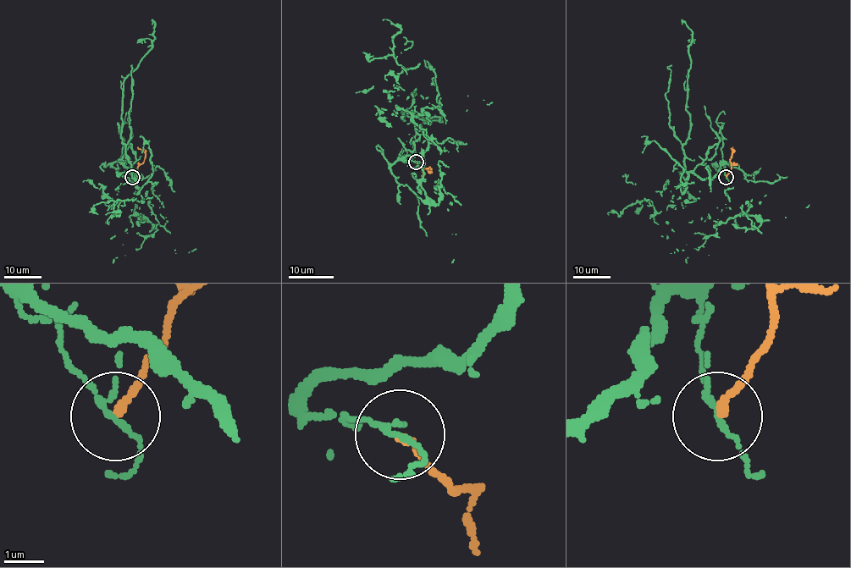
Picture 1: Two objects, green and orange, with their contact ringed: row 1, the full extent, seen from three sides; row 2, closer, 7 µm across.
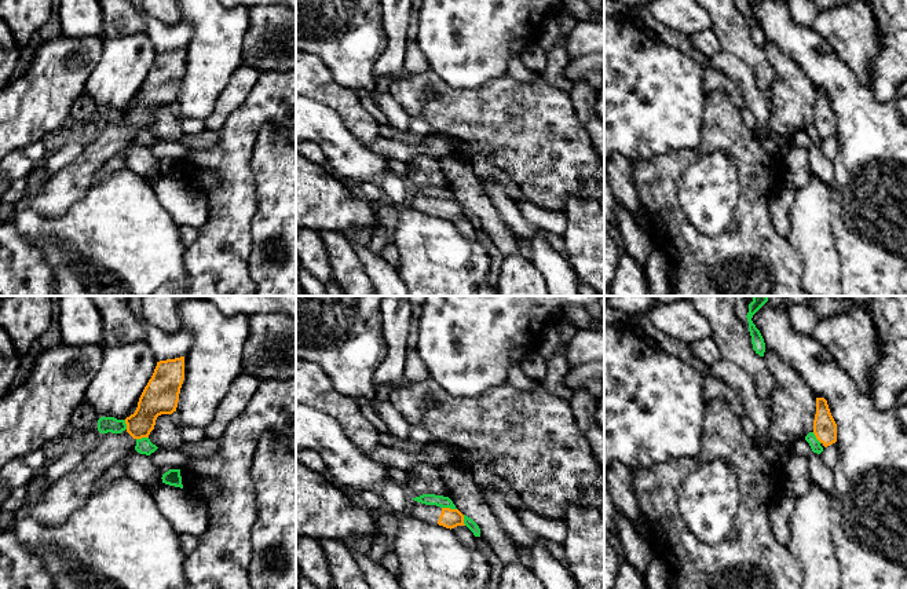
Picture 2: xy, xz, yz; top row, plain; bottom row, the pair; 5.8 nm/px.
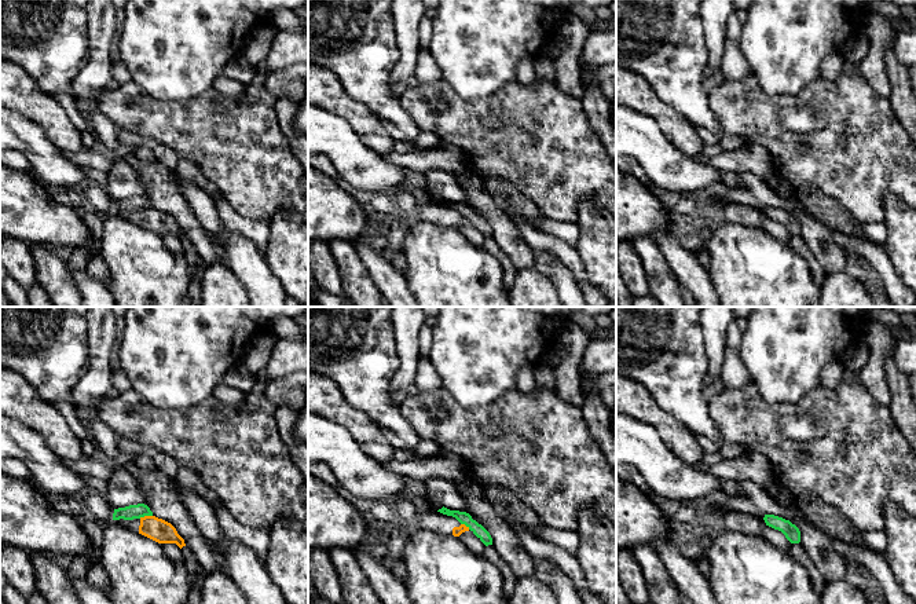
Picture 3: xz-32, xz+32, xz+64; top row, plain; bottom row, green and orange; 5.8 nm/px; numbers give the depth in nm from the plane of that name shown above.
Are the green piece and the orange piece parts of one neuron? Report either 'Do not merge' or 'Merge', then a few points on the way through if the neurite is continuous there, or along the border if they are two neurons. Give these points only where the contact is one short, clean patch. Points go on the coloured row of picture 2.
Do not merge. Boundary: xz (442, 507), (456, 509)

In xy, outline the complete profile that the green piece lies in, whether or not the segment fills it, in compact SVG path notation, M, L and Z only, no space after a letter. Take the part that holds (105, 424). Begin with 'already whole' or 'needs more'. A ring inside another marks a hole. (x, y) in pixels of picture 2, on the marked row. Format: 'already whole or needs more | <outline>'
already whole | M100 417L98 420L98 431L100 433L121 433L127 429L125 420L117 420L114 417Z

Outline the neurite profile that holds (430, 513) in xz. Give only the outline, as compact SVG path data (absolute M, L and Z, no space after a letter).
M414 500L407 506L407 515L421 519L431 524L439 524L446 528L454 528L464 524L464 515L458 509L440 508L436 505L425 505Z

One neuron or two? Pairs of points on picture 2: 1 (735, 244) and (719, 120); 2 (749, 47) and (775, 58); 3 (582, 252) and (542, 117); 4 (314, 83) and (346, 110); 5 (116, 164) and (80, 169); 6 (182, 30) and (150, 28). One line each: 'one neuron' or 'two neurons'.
1: one neuron
2: two neurons
3: two neurons
4: one neuron
5: two neurons
6: one neuron

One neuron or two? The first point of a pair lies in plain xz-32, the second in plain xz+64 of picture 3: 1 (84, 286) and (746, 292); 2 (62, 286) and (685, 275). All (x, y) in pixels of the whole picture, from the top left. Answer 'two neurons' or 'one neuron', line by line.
1: two neurons
2: two neurons

